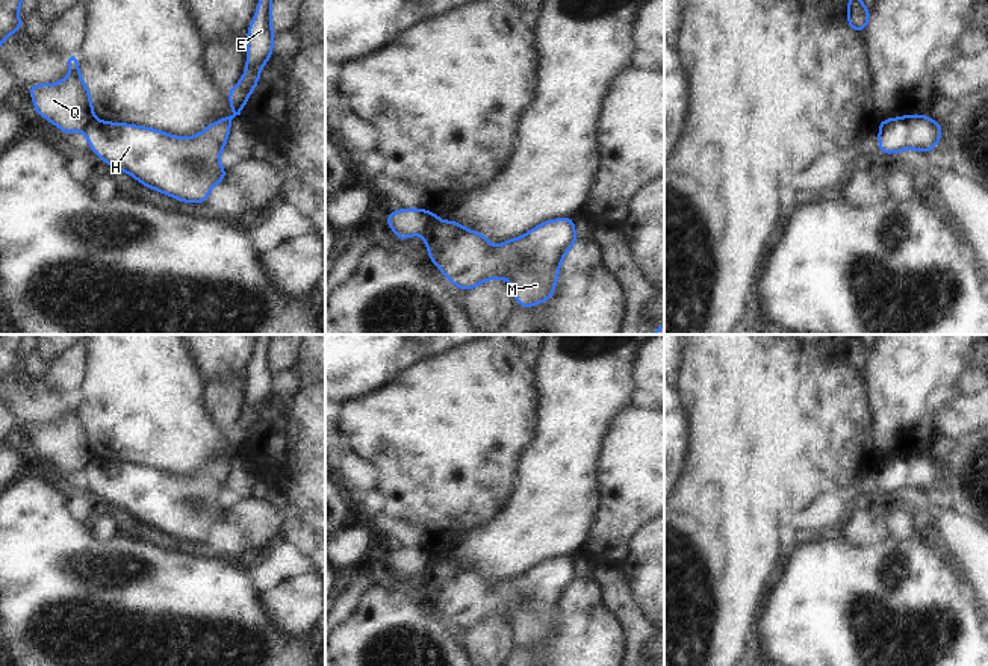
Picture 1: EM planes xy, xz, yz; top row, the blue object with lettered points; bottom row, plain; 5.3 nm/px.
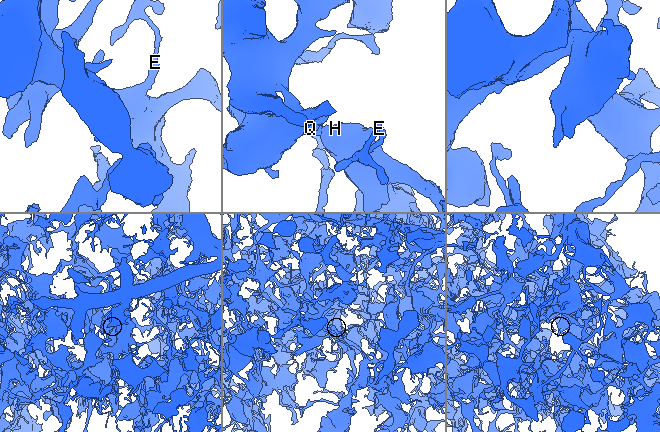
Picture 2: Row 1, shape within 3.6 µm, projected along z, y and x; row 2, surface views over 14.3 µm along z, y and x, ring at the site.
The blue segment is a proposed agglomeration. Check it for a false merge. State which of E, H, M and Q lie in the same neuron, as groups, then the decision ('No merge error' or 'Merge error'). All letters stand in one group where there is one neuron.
Groups: E H M / Q. Merge error

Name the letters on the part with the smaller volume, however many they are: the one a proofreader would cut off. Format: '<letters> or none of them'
Q

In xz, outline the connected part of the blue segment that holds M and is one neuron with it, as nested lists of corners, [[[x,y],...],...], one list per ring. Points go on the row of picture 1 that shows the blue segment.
[[[436,212],[424,241],[431,263],[455,286],[471,291],[489,279],[507,279],[517,306],[528,307],[552,297],[560,263],[578,239],[573,221],[563,216],[493,248],[486,235],[439,221]]]

